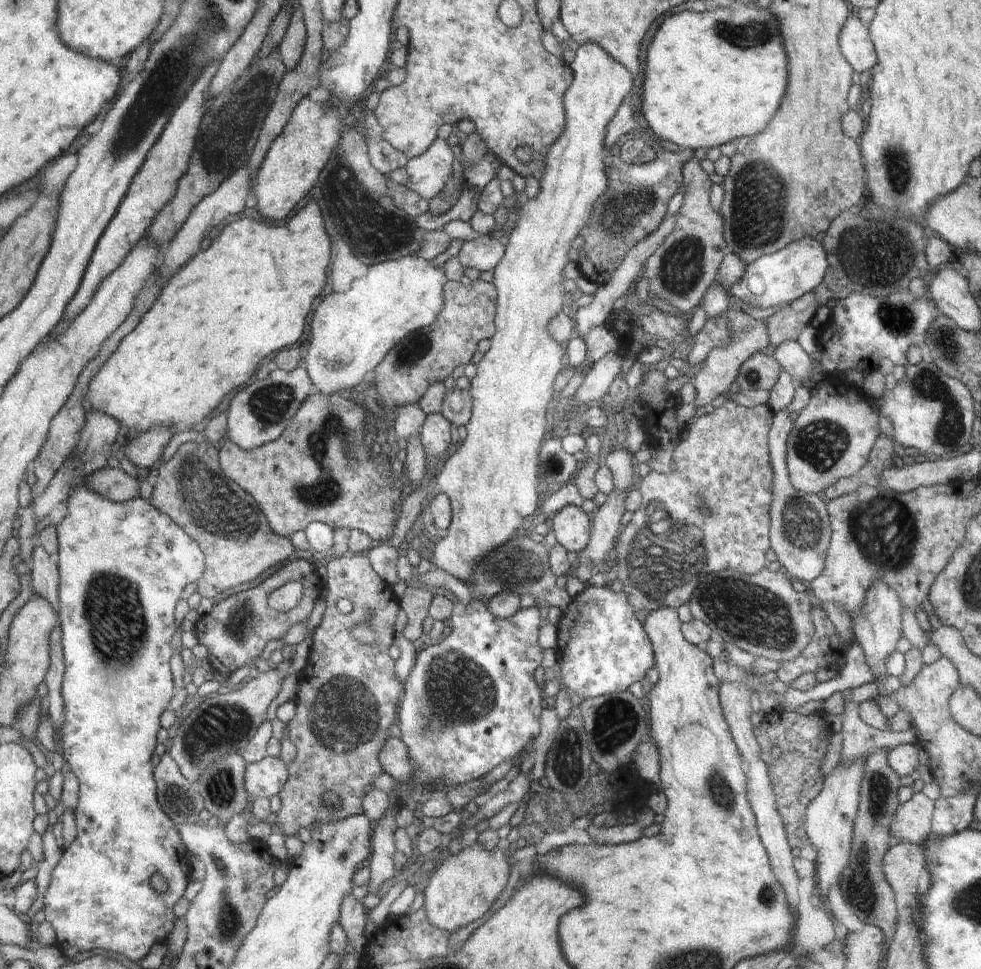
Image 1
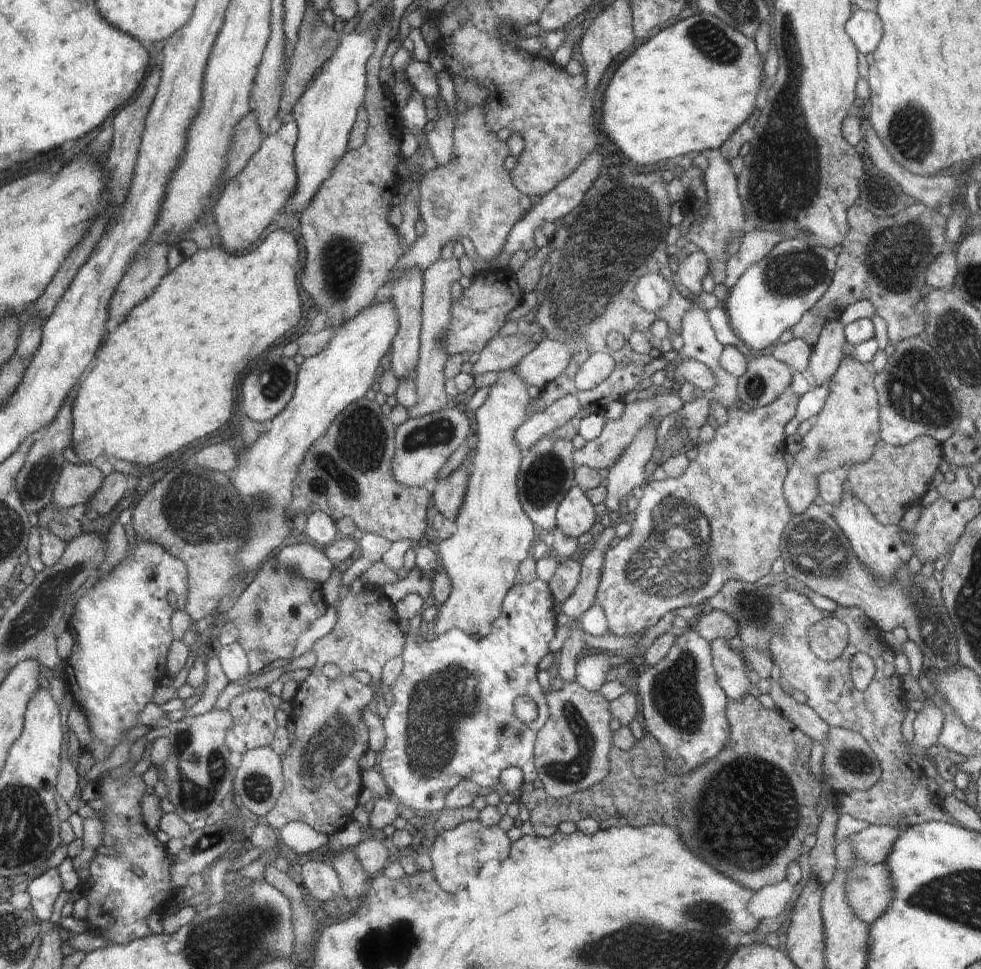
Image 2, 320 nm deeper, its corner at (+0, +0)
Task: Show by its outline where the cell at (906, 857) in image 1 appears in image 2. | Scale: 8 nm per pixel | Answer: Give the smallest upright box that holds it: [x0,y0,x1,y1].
[846,863,894,925]

